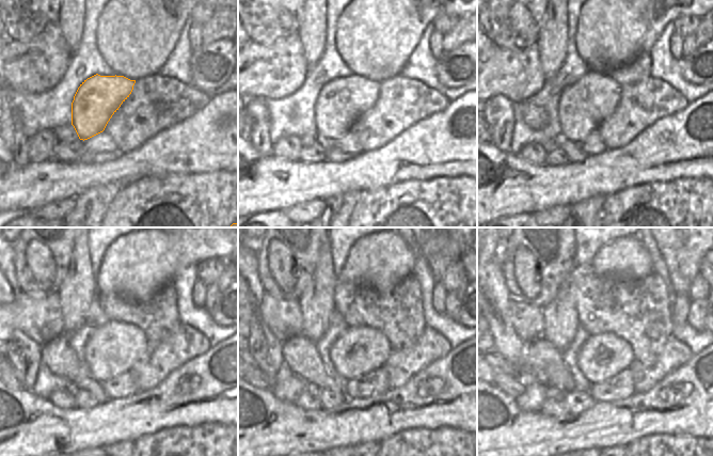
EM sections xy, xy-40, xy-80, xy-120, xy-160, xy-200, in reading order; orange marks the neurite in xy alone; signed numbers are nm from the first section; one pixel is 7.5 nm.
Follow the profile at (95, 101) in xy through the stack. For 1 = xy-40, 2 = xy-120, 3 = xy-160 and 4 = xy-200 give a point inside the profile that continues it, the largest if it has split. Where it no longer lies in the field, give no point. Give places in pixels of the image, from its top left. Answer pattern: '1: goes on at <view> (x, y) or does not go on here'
1: goes on at xy-40 (341, 101)
2: goes on at xy-120 (112, 349)
3: goes on at xy-160 (360, 350)
4: goes on at xy-200 (602, 356)

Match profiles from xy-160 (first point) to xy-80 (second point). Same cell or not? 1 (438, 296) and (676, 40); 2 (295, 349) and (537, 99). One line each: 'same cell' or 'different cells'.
1: same cell
2: different cells

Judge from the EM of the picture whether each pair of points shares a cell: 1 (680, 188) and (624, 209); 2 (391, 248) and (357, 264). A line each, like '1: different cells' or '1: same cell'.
1: same cell
2: same cell

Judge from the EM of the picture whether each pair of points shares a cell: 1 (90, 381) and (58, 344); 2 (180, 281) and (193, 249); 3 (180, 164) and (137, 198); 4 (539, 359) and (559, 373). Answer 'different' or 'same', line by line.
1: same
2: different
3: different
4: same

